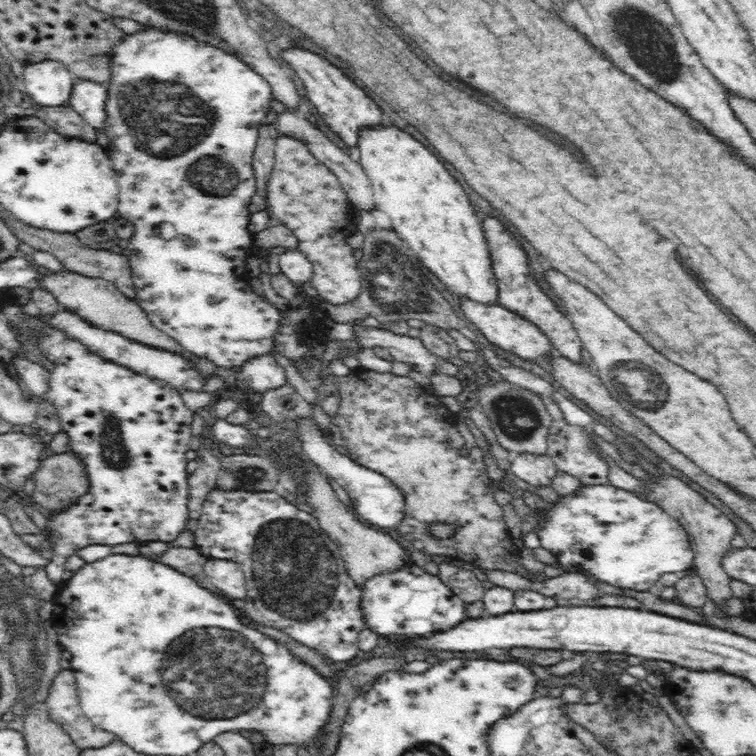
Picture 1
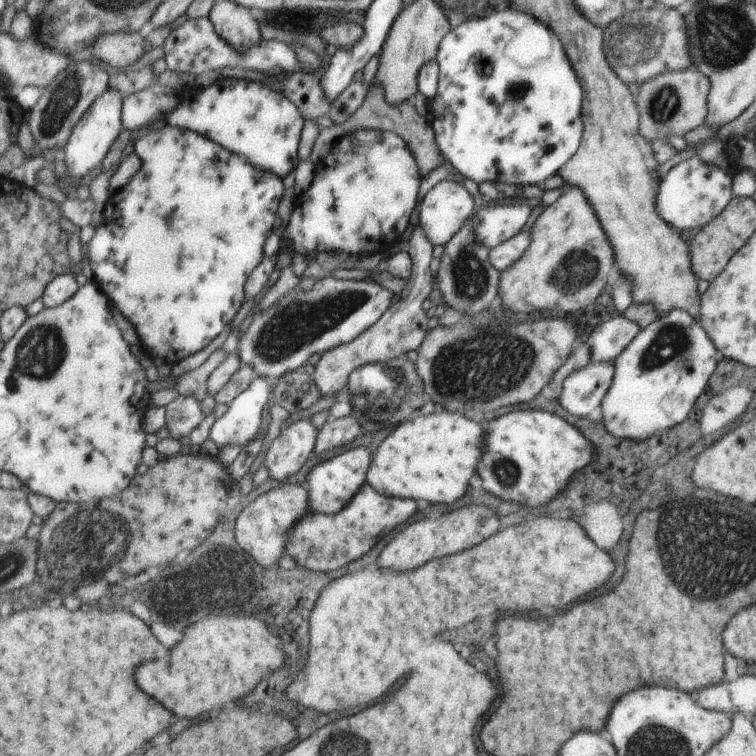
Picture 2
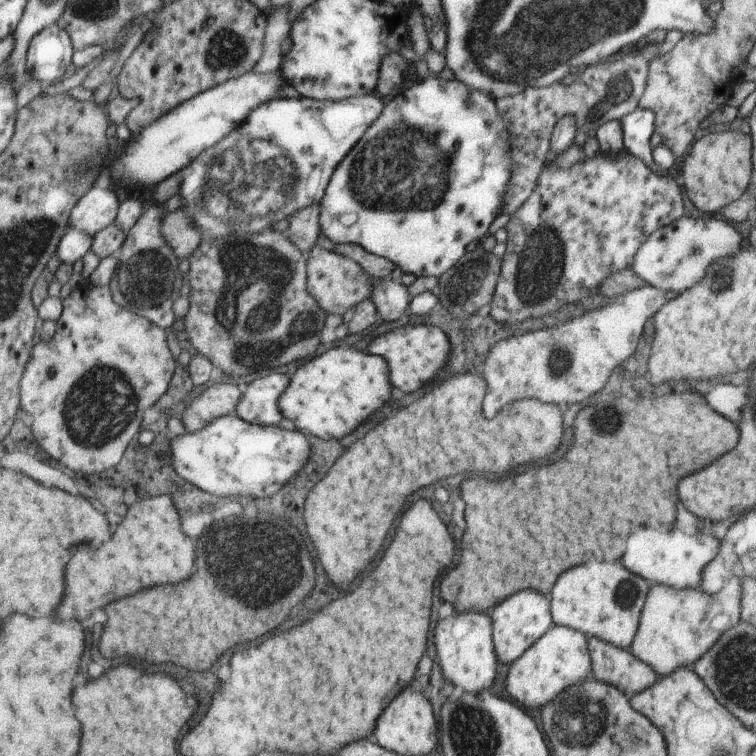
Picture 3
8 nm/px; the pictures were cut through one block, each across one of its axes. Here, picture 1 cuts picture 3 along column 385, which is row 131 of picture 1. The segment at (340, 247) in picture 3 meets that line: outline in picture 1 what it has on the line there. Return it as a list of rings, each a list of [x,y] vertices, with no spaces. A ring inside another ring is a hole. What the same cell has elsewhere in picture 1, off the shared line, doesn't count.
[[[260,126],[252,168],[254,168],[256,182],[258,182],[258,194],[264,200],[266,200],[266,186],[276,164],[276,140],[278,138],[280,138],[280,132],[276,130],[276,126]]]

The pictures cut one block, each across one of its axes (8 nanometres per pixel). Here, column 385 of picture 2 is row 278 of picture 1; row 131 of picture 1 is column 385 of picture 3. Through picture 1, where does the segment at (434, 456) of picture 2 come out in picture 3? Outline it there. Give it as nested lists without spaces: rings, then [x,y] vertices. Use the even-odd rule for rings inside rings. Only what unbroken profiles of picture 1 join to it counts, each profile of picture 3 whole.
[[[329,348],[307,360],[291,374],[291,384],[277,400],[281,416],[291,420],[297,432],[315,438],[341,438],[389,400],[387,360],[353,348]]]

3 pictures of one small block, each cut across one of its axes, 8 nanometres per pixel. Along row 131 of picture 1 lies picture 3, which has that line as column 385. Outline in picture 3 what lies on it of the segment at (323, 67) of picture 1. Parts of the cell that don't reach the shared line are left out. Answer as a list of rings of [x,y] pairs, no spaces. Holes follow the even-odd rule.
[[[401,326],[395,330],[387,330],[385,334],[371,340],[371,344],[367,346],[367,354],[387,360],[387,366],[391,366],[391,384],[395,384],[395,388],[403,392],[411,392],[429,382],[445,364],[447,352],[449,344],[443,332],[435,326]]]

